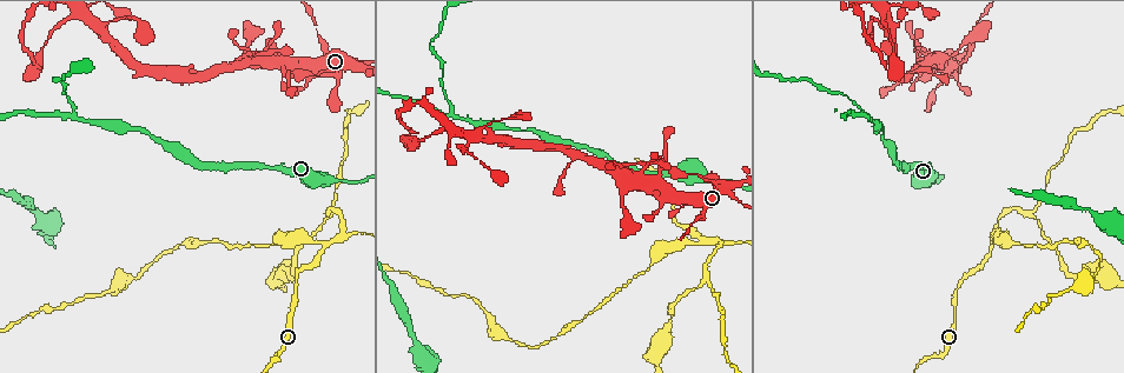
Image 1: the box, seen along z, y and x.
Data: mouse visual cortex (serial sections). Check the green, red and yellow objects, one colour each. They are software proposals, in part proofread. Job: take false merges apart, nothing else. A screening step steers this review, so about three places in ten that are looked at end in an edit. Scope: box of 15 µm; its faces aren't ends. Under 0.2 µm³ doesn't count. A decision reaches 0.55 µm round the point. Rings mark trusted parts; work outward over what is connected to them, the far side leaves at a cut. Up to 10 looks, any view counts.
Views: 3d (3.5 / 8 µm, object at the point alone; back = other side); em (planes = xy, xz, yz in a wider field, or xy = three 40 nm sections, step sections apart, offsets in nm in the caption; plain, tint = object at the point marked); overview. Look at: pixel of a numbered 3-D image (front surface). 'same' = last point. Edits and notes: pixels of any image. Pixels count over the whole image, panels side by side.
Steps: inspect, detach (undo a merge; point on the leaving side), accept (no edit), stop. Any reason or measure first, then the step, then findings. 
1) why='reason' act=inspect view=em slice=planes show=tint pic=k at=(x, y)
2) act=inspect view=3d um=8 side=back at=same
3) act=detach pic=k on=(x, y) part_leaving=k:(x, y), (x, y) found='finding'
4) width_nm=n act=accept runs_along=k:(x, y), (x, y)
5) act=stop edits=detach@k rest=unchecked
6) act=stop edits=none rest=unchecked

why='abrupt turn' act=inspect view=3d um=3.5 pic=1 at=(700, 241)

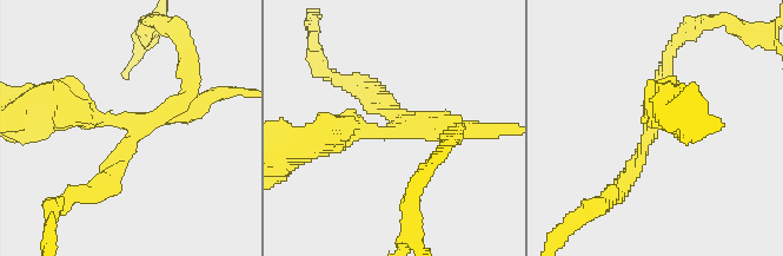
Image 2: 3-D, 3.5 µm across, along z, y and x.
why='shape alone is not enough' act=inspect view=em slice=xy step=1 show=tint pic=2 at=(653, 136)

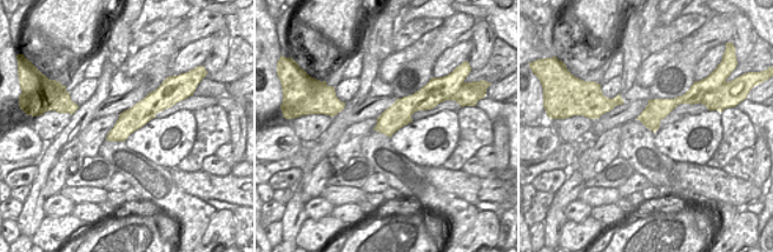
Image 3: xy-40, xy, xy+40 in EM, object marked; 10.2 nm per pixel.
why='another direction' act=inspect view=em slice=xy step=3 show=tint at=same

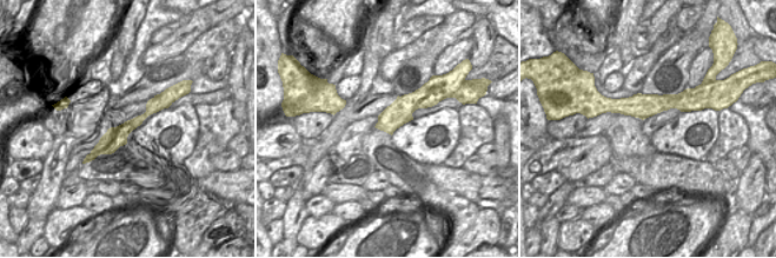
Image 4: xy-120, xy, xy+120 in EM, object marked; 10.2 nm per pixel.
arm_widths_nm=250,250,300 act=detach pic=2 on=(80, 116) found='a second cell is stuck on'

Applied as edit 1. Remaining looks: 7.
why='three arms meet' act=inspect view=3d um=3.5 side=back pic=1 at=(708, 276)

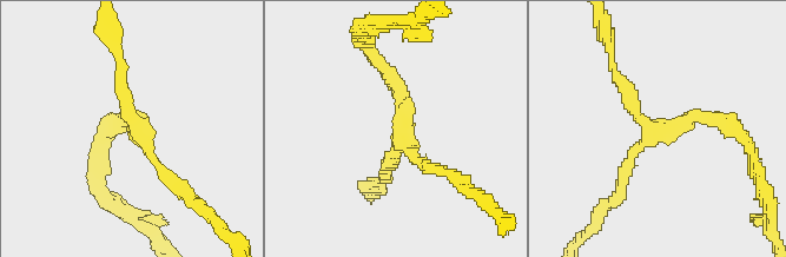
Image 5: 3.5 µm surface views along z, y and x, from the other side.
act=inspect view=em slice=xy step=3 show=plain pic=5 at=(135, 129)

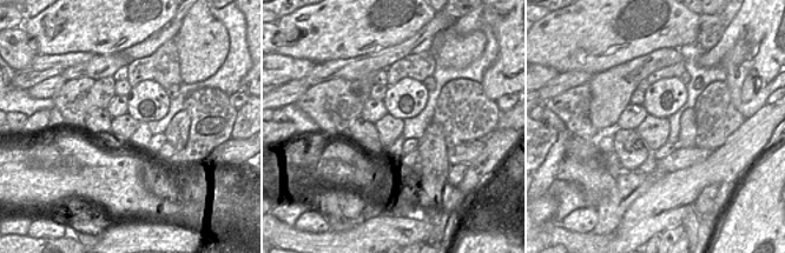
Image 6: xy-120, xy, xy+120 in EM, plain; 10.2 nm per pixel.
why='where the object lies' act=inspect view=em slice=xy step=3 show=tint at=same

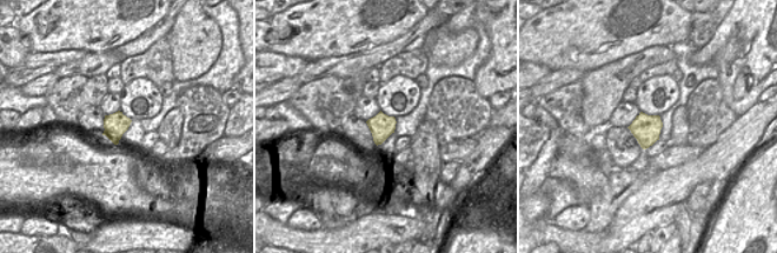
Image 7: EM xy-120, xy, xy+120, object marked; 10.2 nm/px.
act=accept found='continuous, no second cell'

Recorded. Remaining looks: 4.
why='narrows sharply' act=inspect view=3d um=3.5 pic=1 at=(694, 222)

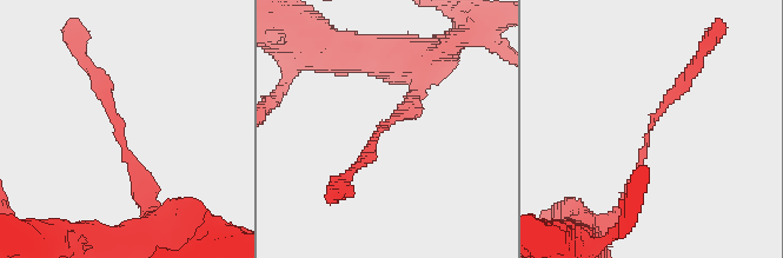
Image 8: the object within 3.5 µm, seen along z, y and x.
arm_widths_nm=150,150 why='need the tissue' act=inspect view=em slice=planes show=plain pic=8 at=(383, 126)

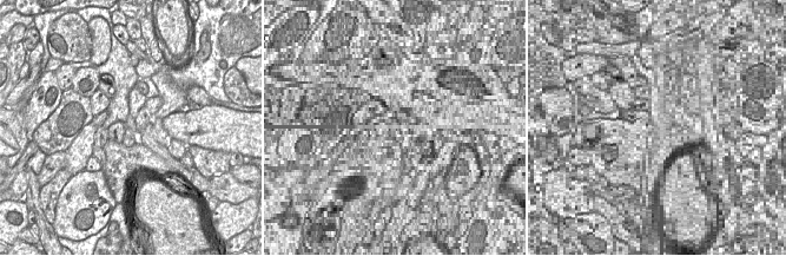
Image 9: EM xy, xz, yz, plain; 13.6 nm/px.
act=inspect view=em slice=planes show=tint at=same

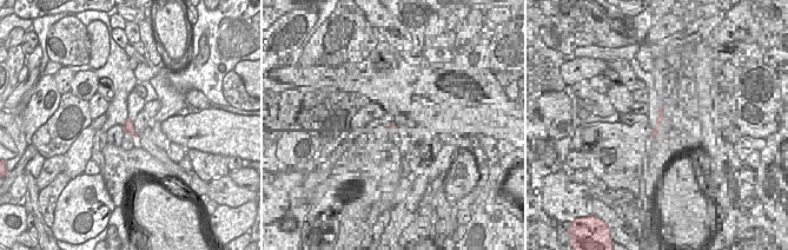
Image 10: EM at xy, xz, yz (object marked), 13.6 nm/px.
width_nm=140 act=accept runs_along=8:(622, 199), (649, 127), (691, 70) found='continuous, no second cell'

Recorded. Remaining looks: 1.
act=stop edits=detach@2 rest=unchecked

